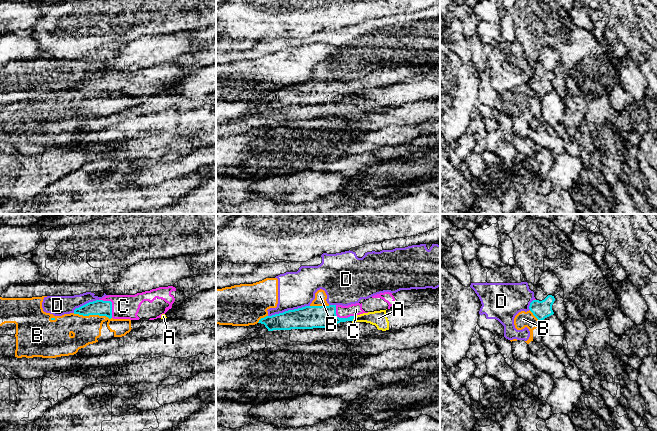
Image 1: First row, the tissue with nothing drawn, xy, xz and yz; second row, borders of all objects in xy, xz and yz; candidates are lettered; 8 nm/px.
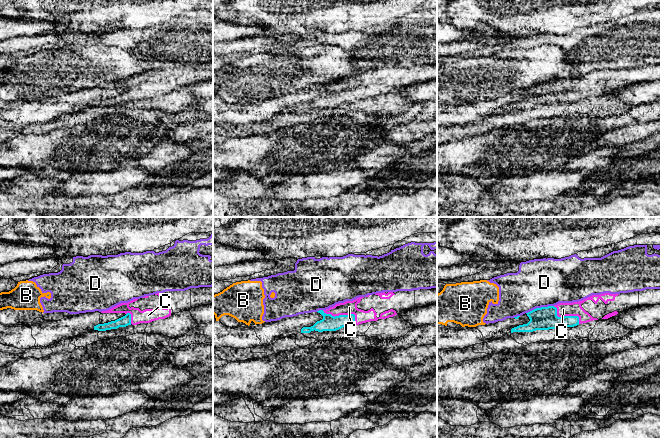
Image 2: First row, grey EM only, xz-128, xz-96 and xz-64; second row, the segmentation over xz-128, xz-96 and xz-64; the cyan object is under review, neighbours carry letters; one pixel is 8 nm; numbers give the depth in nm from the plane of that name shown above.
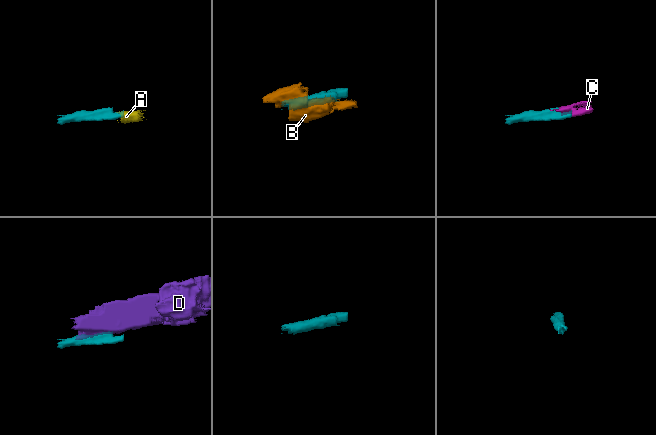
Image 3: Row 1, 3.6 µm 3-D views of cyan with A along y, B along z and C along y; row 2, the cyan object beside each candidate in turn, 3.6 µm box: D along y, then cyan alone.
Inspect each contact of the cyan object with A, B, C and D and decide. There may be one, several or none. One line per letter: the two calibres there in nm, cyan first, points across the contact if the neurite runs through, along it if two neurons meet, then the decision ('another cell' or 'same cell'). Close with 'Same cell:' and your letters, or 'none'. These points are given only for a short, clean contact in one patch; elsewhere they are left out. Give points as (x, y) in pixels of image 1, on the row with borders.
A: calibres 180 and 130 nm; border xz (354, 316), (352, 321); another cell
B: calibres 130 and 220 nm; another cell
C: calibres 130 and 190 nm; way xy (99, 307), (111, 304), (123, 306); same cell
D: calibres 190 and 280 nm; another cell
Same cell: C

